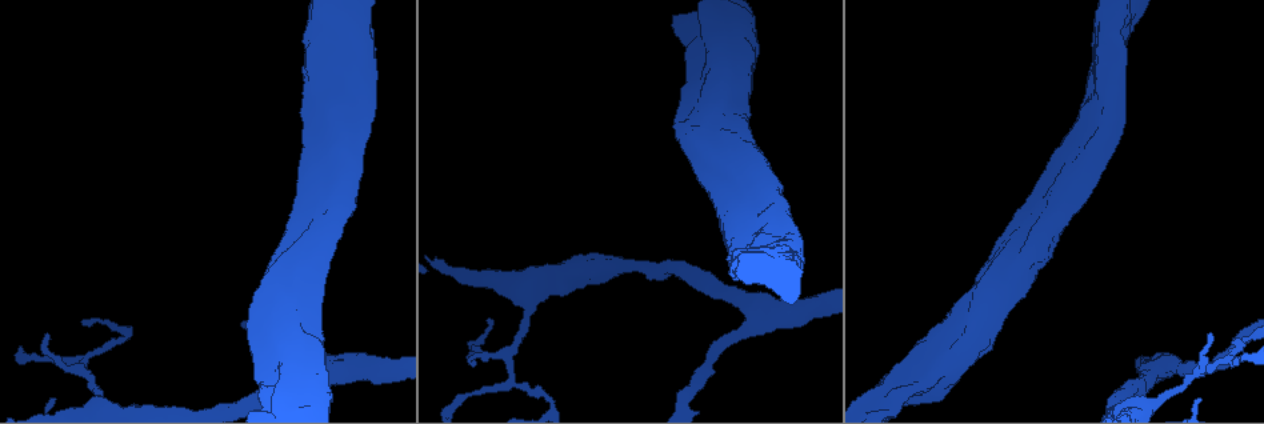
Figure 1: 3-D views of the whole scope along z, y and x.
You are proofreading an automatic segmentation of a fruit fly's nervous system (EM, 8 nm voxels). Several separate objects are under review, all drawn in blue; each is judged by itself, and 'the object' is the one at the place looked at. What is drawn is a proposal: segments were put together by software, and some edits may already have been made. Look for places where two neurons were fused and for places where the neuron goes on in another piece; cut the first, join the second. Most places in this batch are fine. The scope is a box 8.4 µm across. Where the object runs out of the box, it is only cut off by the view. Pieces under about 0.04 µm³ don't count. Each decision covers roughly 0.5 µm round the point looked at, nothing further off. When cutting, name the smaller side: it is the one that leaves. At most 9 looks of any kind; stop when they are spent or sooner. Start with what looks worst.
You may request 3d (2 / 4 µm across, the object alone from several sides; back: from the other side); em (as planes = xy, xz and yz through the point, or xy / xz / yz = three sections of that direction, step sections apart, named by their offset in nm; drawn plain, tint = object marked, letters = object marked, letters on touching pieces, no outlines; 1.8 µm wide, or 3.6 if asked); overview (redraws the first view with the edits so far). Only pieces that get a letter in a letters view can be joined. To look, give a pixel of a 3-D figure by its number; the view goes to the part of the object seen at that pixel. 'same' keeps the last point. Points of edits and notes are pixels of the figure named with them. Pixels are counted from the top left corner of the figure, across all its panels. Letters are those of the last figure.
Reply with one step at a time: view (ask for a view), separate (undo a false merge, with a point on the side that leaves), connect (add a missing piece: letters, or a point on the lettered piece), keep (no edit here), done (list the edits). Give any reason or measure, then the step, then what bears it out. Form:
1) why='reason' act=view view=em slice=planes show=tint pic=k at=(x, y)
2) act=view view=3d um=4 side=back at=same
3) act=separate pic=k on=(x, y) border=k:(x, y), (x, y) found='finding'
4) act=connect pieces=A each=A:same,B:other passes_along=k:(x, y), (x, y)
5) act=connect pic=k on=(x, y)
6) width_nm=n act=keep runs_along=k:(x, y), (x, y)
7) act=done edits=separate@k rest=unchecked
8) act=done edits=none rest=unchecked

why='three-way junction' act=view view=em slice=yz step=16 show=tint pic=1 at=(329, 375)

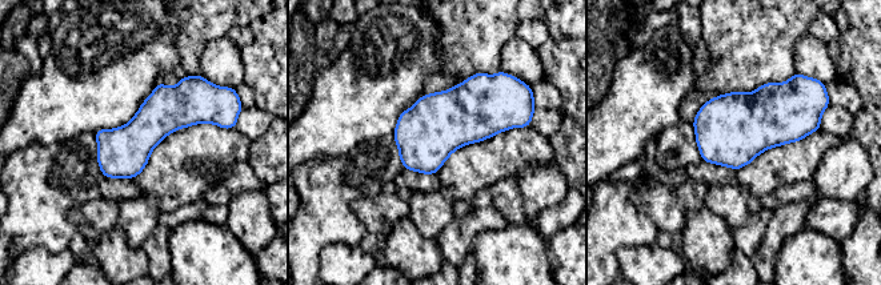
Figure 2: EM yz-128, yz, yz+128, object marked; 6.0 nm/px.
why='see the neighbours' act=view view=em slice=yz step=16 show=letters at=same

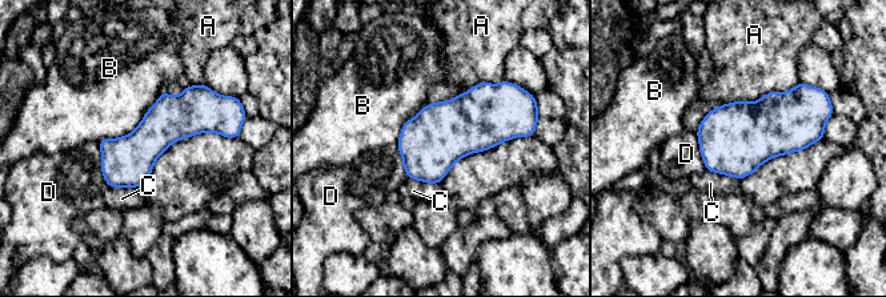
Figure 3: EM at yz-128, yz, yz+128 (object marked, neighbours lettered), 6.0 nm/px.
act=keep each=A:other,B:other,C:other,D:other border=3:(165, 89), (132, 131), (97, 141) found='one neuron here'

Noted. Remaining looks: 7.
why='sharp bend' act=view view=3d um=2 pic=1 at=(85, 363)

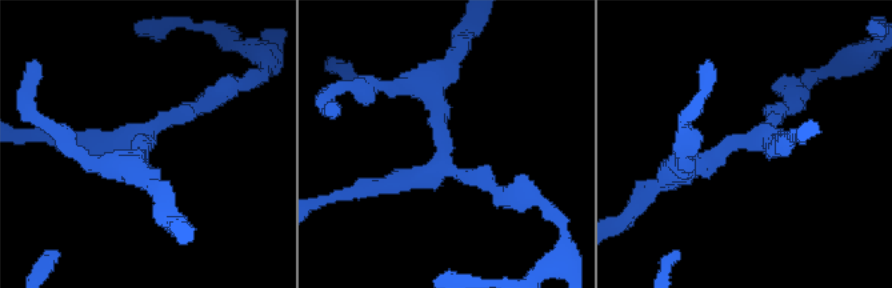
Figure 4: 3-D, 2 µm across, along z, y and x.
why='now the EM' act=view view=em slice=planes show=letters pic=4 at=(144, 141)

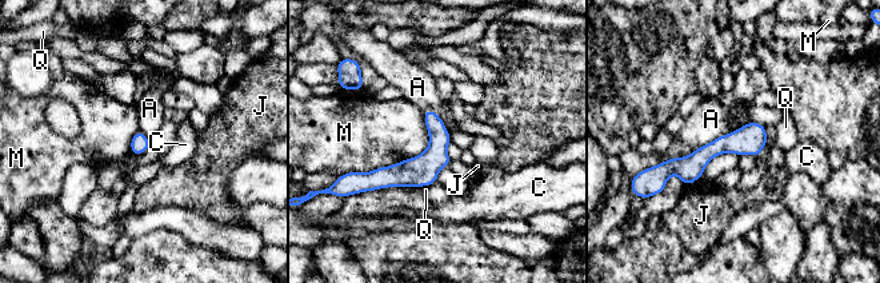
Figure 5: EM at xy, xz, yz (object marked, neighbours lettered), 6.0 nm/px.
width_nm=110 act=keep each=A:other,C:other,J:other,M:other,Q:other found='continuous, no second neuron'

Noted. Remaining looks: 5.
why='closes a loop' act=view view=em slice=planes show=tint pic=1 at=(316, 98)

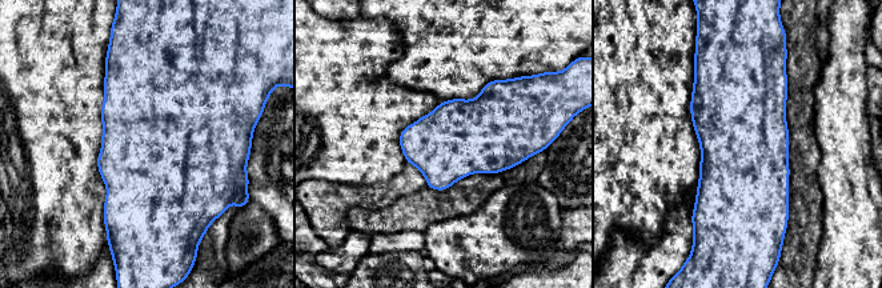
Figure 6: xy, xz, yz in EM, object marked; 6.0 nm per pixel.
why='what lies round it' act=view view=em slice=planes show=letters at=same

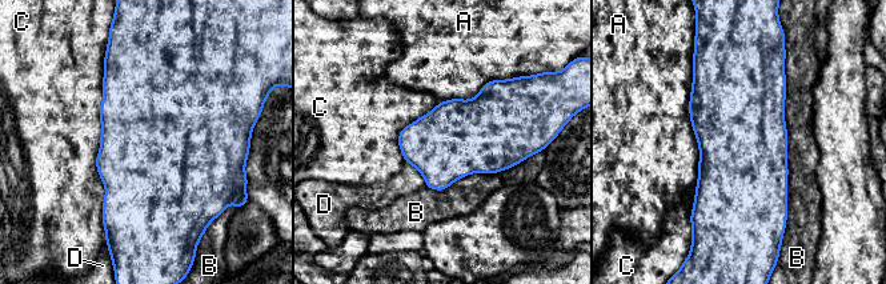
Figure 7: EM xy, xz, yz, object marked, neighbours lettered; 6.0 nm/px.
act=keep each=A:other,B:other,C:other,D:other border=7:(104, 62), (96, 158), (103, 227) found='all the same neuron'

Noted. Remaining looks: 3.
why='calibre changes' act=view view=3d um=4 side=back pic=1 at=(902, 393)

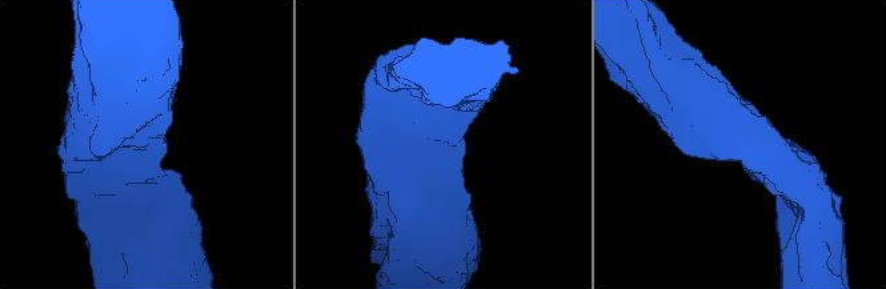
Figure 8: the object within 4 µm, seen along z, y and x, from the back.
why='need the tissue' act=view view=em um=3.6 slice=yz step=16 show=letters pic=8 at=(163, 141)

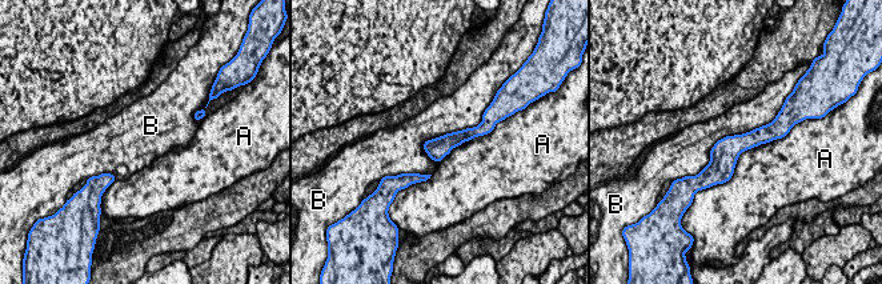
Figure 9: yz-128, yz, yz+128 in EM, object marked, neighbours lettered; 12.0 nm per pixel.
act=keep each=A:other,B:other border=9:(776, 118), (721, 138), (702, 170) found='one neuron here'

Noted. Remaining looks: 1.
act=done edits=none rest=unchecked

